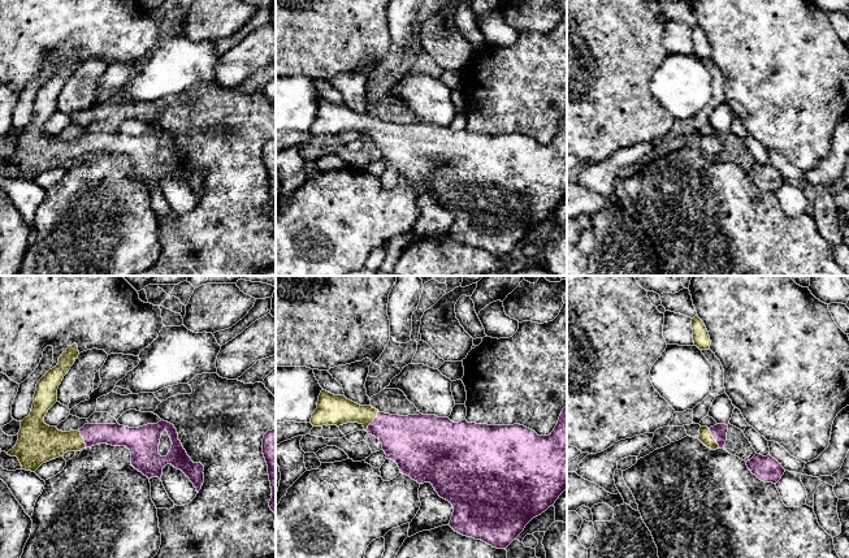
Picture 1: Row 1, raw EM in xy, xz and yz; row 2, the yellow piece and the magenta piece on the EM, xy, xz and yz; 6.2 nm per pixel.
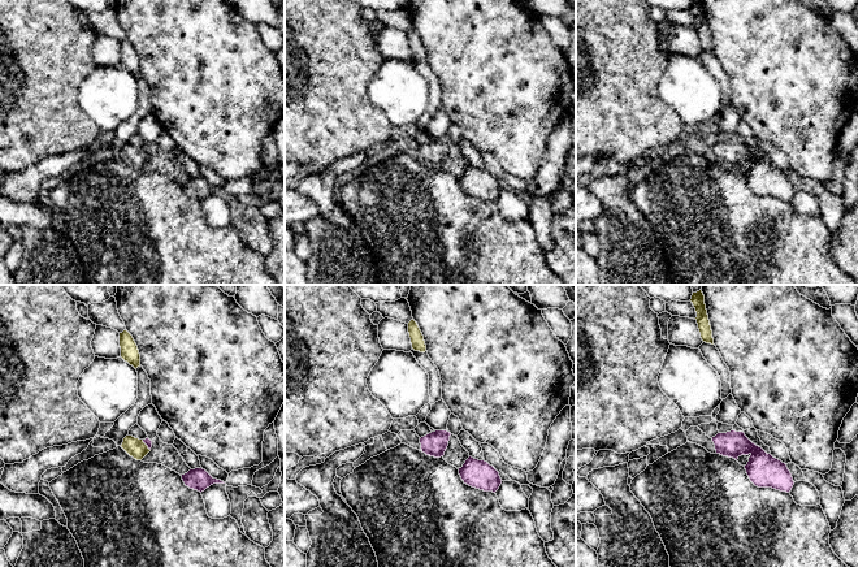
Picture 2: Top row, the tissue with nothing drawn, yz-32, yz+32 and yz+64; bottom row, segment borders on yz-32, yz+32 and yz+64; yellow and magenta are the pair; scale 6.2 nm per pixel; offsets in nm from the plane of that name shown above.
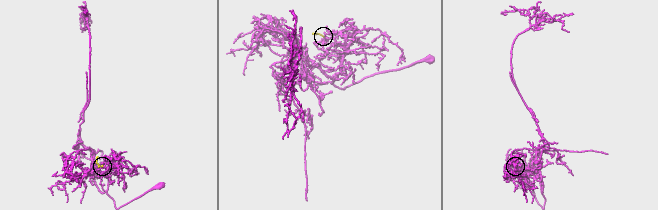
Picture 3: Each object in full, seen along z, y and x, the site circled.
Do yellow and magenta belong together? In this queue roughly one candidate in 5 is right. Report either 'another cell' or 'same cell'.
same cell

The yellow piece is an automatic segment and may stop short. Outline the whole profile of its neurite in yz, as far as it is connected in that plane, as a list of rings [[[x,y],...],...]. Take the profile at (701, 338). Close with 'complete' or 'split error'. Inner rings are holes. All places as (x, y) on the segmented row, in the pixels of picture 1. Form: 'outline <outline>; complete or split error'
outline [[[697,316],[692,319],[693,342],[699,350],[709,350],[711,341],[703,321]]]; complete

